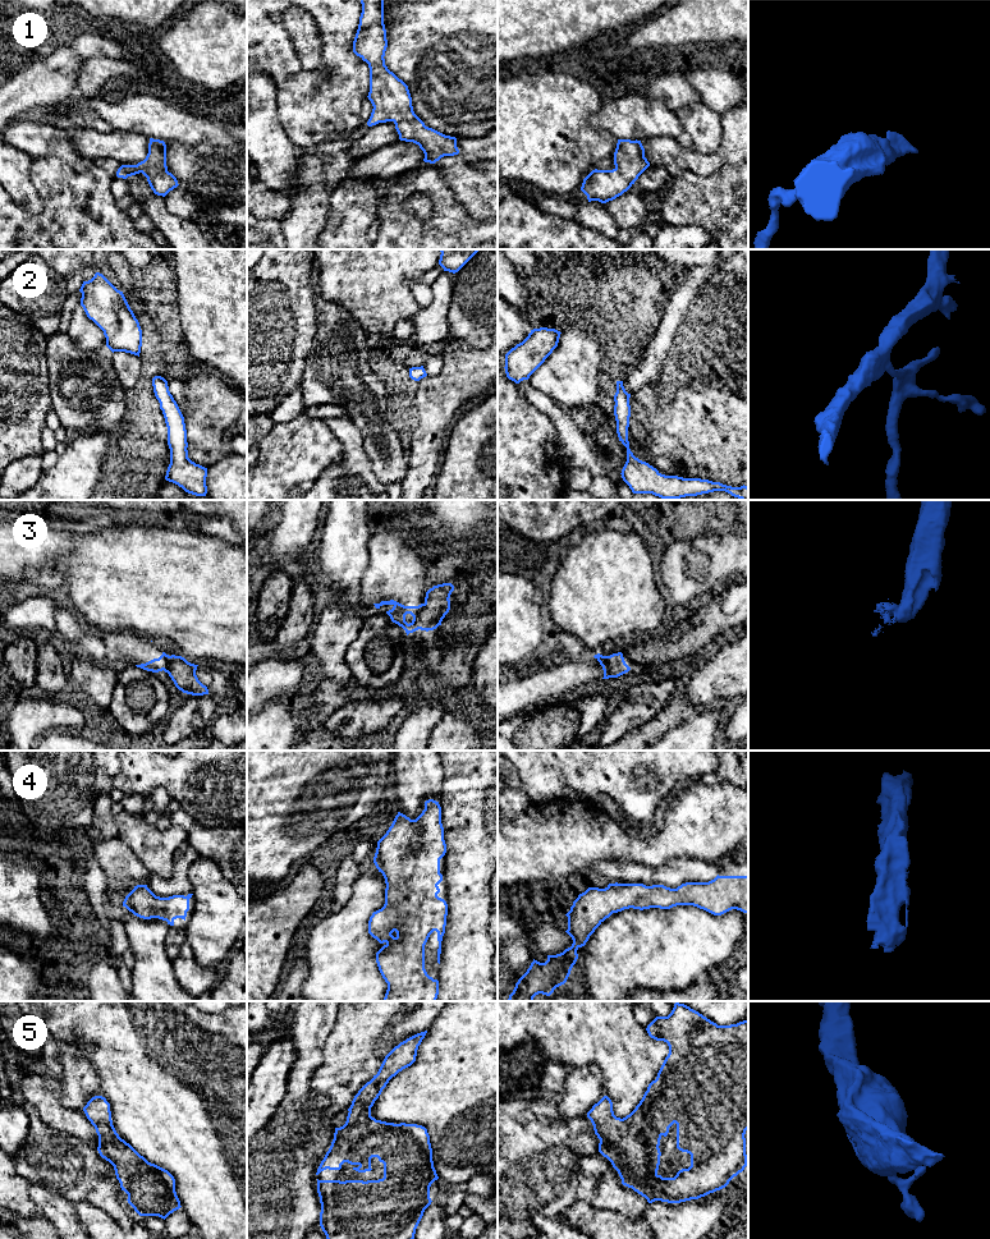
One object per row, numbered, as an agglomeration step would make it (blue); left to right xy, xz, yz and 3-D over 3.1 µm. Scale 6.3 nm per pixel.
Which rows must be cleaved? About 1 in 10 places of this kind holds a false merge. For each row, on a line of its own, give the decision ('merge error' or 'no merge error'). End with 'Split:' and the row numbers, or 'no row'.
1: no merge error
2: no merge error
3: merge error
4: no merge error
5: no merge error
Split: 3

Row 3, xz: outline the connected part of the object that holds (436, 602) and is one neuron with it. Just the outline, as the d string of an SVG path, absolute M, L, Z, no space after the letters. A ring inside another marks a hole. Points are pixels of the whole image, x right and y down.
M452 583L434 586L426 592L425 606L417 615L417 627L421 630L434 630L441 625L450 610L450 595L454 591Z

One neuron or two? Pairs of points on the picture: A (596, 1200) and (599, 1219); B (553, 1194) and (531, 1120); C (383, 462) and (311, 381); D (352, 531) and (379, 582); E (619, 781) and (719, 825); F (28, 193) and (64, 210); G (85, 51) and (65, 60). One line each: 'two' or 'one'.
A: two
B: one
C: one
D: two
E: two
F: two
G: two

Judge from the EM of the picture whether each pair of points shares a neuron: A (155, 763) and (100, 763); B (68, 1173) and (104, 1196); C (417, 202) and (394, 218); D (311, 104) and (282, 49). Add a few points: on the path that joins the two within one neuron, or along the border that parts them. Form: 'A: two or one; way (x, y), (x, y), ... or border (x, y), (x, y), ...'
A: two; border (122, 763), (114, 778), (113, 788)
B: one; way (74, 1183), (85, 1193), (94, 1194)
C: two; border (412, 193), (430, 202), (426, 221)
D: one; way (296, 88), (290, 83), (283, 82), (283, 64)

